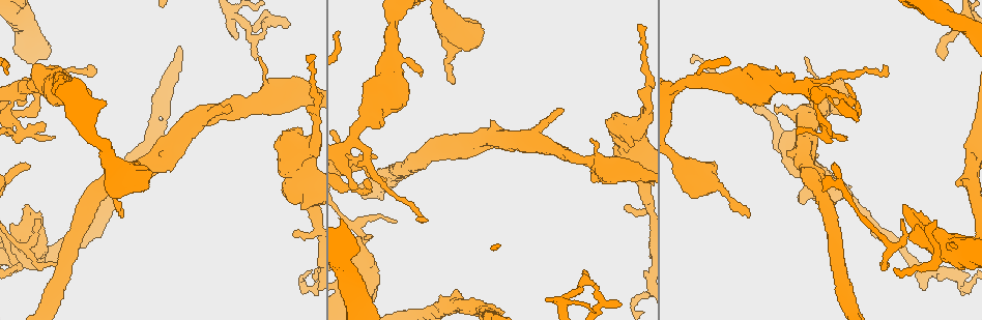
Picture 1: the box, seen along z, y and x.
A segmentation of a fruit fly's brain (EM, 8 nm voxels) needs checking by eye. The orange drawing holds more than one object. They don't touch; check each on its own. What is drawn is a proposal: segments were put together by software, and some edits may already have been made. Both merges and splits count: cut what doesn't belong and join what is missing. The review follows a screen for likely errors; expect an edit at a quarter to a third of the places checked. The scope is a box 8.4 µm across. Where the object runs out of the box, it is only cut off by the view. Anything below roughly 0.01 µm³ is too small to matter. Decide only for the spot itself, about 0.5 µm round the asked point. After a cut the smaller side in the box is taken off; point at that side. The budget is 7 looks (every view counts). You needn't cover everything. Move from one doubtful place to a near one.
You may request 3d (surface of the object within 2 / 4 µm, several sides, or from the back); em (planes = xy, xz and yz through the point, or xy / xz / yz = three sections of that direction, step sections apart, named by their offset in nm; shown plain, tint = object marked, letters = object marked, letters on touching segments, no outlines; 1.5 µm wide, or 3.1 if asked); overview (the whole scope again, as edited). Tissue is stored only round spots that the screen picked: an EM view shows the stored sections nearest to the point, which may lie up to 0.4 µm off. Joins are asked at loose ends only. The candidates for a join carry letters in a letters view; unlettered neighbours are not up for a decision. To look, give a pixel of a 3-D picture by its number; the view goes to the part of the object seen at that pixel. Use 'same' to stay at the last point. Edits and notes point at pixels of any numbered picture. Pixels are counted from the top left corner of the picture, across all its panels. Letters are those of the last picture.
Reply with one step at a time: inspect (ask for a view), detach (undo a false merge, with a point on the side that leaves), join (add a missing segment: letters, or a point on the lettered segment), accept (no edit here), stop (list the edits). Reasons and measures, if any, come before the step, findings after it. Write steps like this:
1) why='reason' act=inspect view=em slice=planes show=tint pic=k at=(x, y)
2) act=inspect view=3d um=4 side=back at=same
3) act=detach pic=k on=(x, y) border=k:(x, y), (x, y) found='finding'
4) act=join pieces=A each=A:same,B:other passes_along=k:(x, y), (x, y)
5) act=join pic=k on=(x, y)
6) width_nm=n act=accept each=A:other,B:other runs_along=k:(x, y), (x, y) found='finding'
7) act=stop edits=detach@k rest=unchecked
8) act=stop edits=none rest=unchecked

why='thin end' act=inspect view=em slice=yz step=8 show=tint pic=1 at=(591, 138)

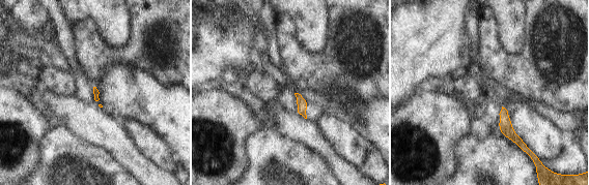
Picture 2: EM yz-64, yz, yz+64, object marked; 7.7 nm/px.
act=inspect view=em slice=planes show=tint at=same

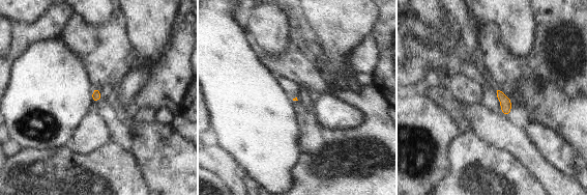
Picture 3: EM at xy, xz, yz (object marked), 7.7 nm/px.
act=inspect view=em slice=planes show=letters at=same

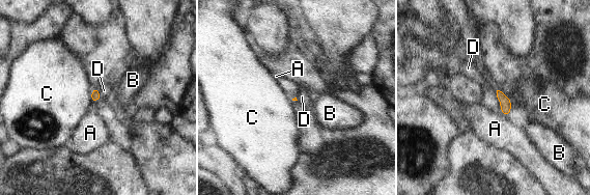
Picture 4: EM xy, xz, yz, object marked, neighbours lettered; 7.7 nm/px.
act=accept each=A:other,B:other,C:other,D:other border=4:(96, 90), (100, 96) found='none of them fits'

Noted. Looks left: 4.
why='thin end' act=inspect view=3d um=2 pic=1 at=(27, 167)

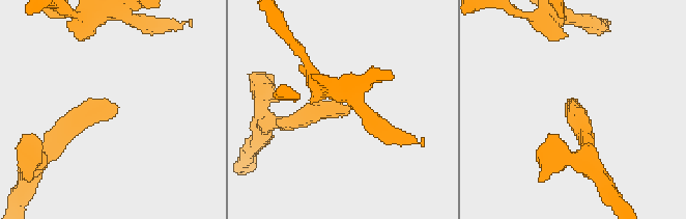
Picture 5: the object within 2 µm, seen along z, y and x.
why='now the EM' act=inspect view=em slice=planes show=letters pic=5 at=(116, 110)

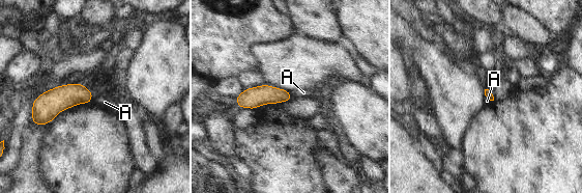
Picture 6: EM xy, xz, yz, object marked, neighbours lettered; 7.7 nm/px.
longest_contact=A:50nm act=accept each=A:other border=6:(93, 98), (90, 102) found='none of them fits'

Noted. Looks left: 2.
act=stop edits=none rest=unchecked

